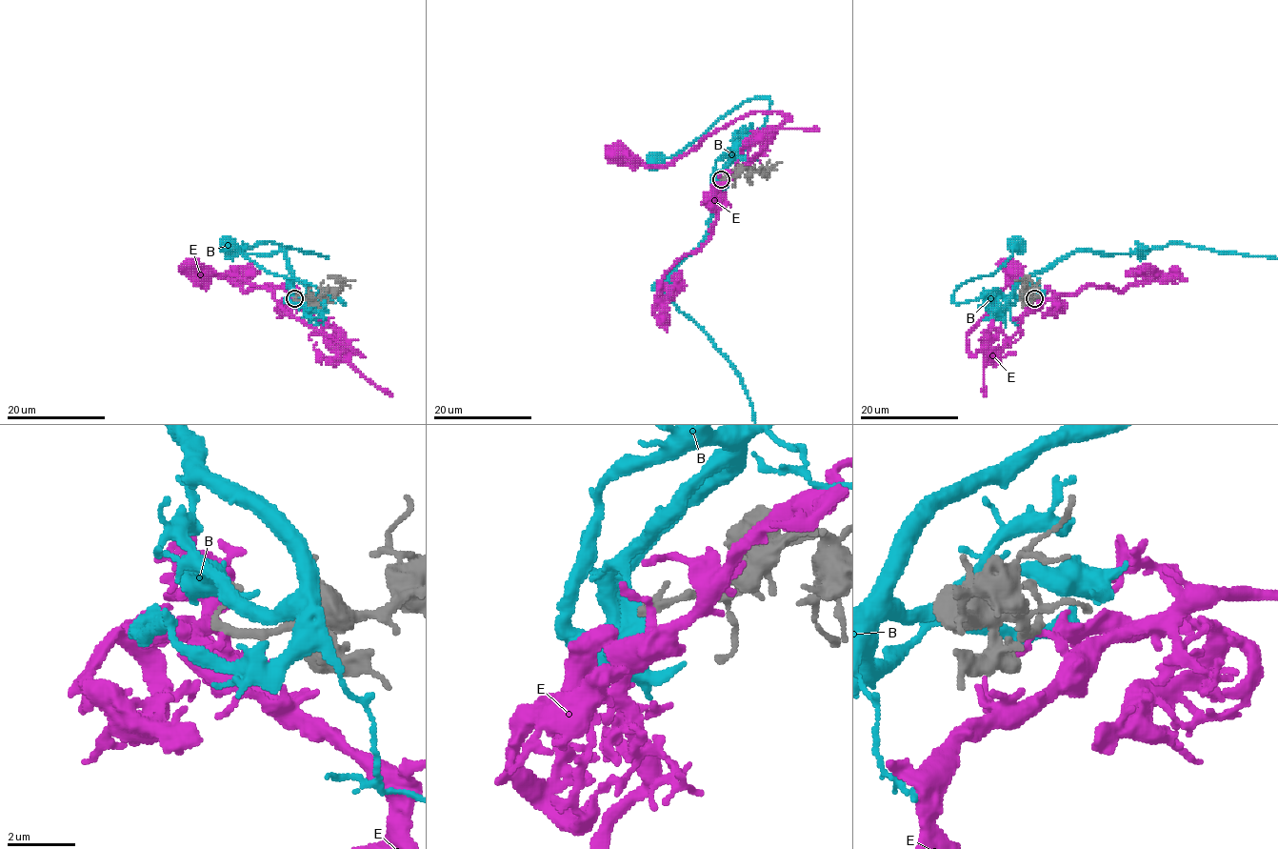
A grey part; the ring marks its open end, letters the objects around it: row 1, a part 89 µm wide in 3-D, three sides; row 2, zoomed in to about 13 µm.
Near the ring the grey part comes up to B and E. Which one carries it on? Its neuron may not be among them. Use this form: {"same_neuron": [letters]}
{"same_neuron": []}

